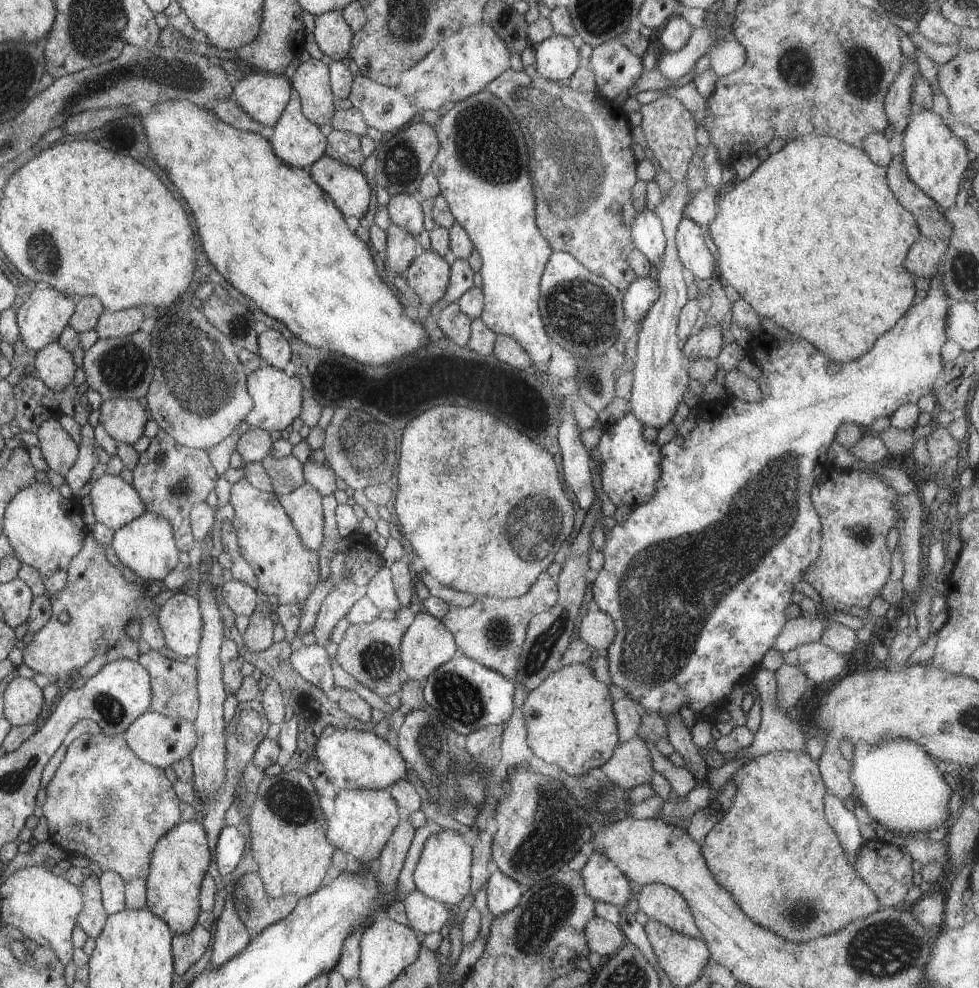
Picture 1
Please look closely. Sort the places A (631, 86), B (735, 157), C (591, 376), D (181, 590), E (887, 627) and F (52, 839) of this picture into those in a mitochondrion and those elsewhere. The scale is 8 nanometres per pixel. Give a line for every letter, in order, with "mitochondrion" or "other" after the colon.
A: other
B: other
C: mitochondrion
D: other
E: other
F: other

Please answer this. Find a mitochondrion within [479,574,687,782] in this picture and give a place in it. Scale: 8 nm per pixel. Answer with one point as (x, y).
(540, 654)

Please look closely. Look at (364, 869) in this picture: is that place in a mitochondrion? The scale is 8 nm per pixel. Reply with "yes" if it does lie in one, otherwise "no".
no

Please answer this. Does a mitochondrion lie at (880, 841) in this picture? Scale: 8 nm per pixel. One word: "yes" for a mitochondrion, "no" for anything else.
no

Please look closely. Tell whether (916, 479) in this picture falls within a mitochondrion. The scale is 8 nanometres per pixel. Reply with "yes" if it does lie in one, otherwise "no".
no

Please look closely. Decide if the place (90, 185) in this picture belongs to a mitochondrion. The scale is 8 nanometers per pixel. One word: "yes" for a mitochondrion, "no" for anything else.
no

